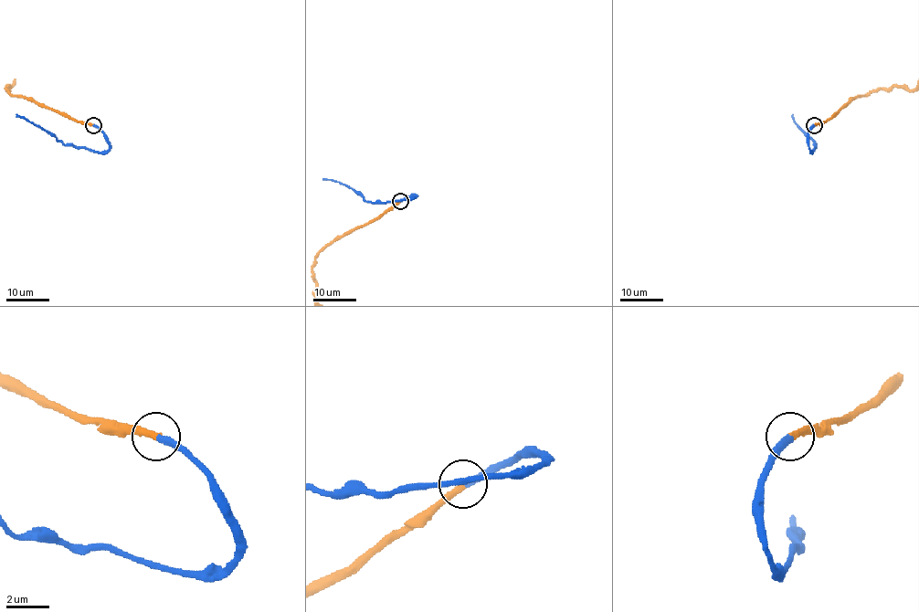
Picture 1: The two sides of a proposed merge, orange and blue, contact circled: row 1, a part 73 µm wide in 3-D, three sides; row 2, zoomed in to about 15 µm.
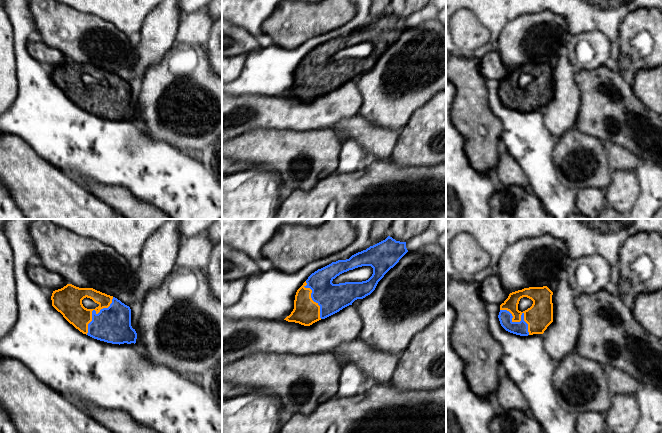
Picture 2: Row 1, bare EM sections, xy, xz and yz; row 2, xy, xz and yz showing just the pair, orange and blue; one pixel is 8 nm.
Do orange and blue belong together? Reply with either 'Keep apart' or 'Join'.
Join

